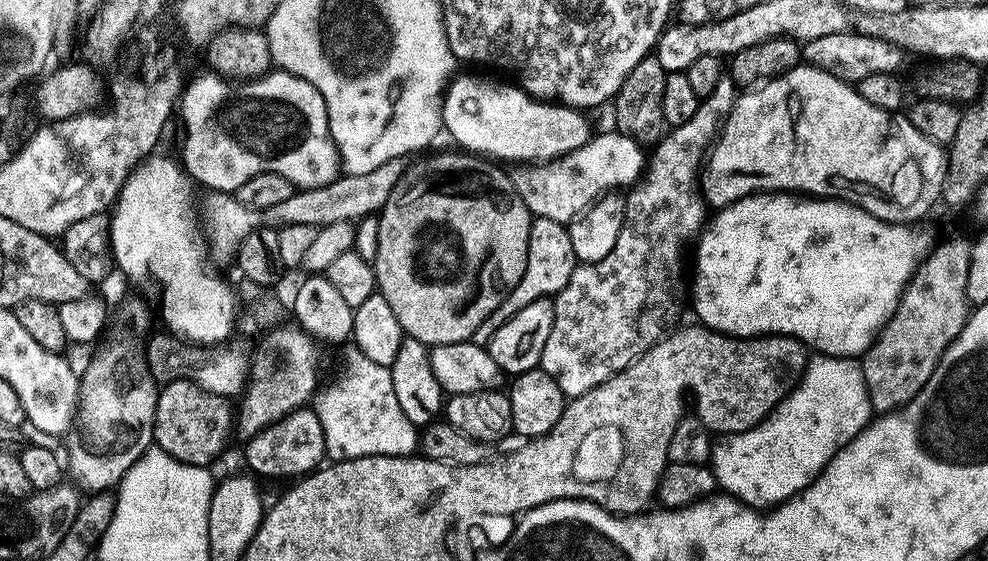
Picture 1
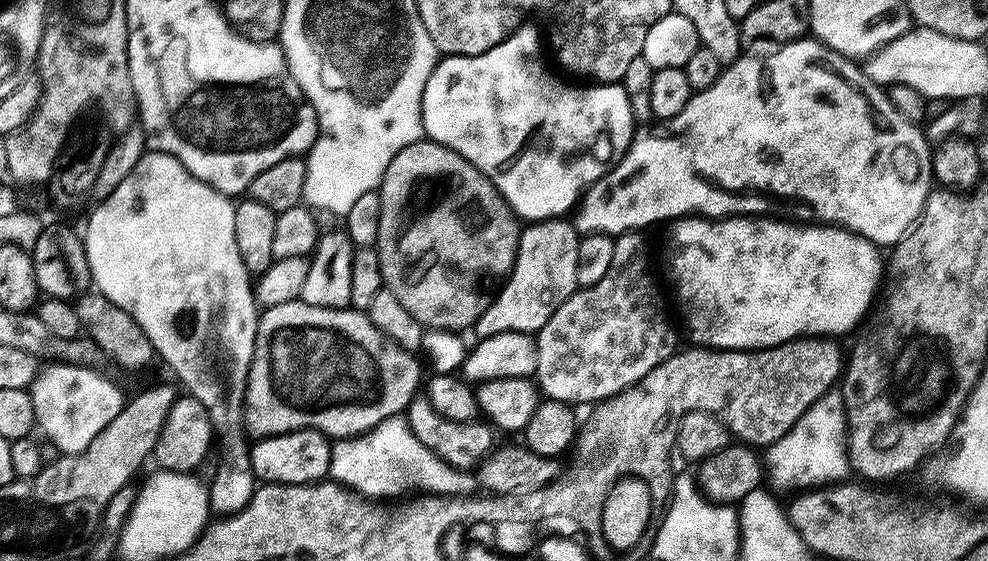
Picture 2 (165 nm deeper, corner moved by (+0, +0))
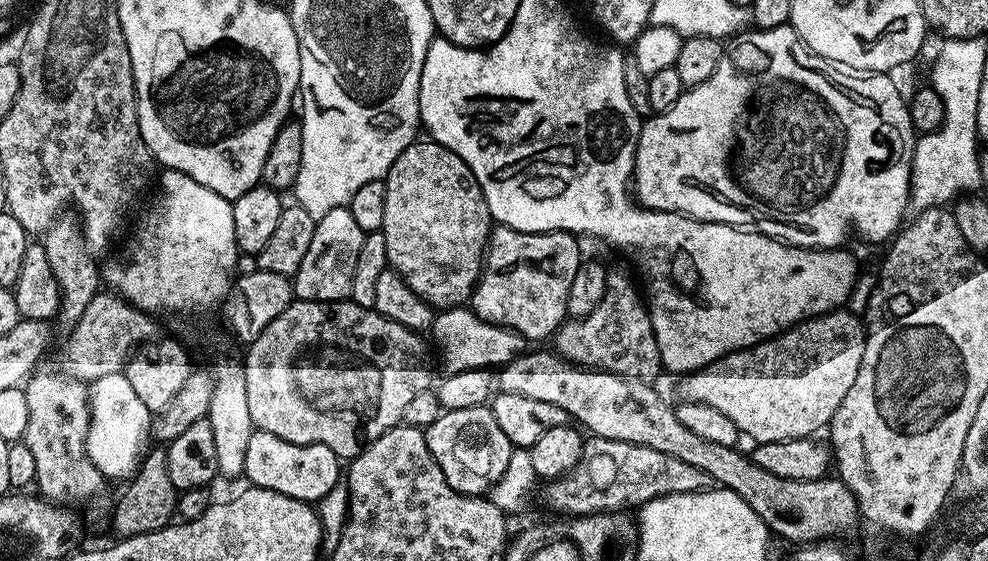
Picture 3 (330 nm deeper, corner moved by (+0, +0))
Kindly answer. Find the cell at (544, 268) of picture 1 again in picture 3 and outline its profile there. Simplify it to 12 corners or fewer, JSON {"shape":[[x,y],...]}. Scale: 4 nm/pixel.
{"shape":[[493,227],[470,307],[525,341],[568,316],[570,232]]}

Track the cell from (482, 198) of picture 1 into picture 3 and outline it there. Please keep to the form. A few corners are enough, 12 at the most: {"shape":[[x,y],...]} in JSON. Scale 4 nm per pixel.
{"shape":[[413,140],[384,180],[388,267],[467,305],[494,221],[466,162]]}

